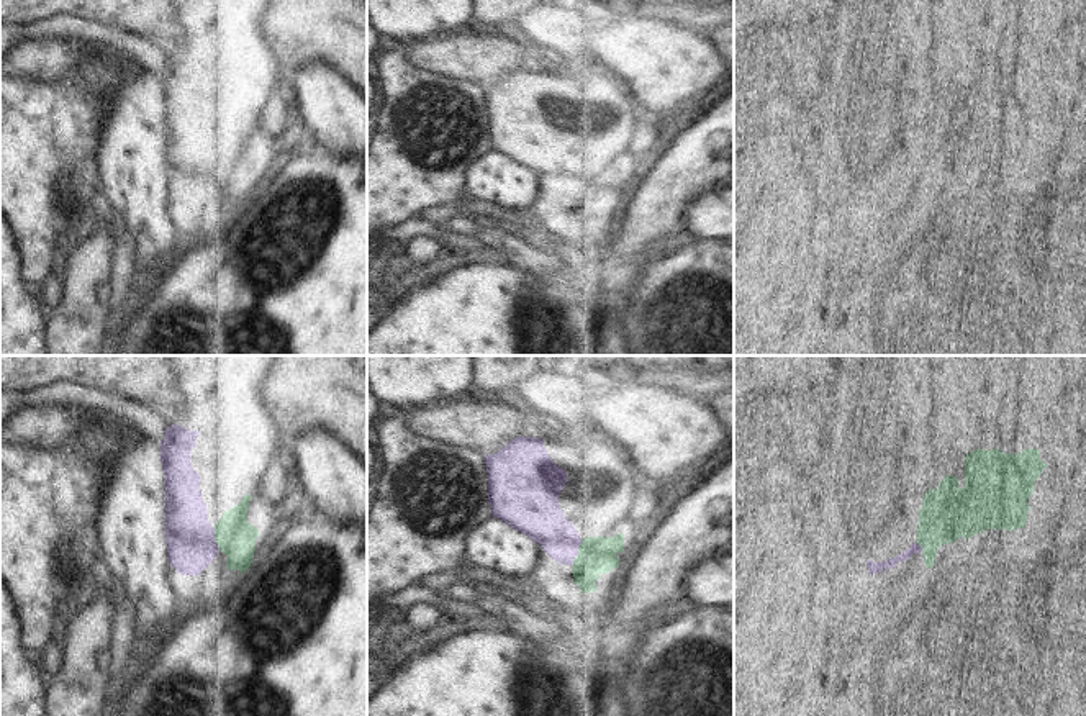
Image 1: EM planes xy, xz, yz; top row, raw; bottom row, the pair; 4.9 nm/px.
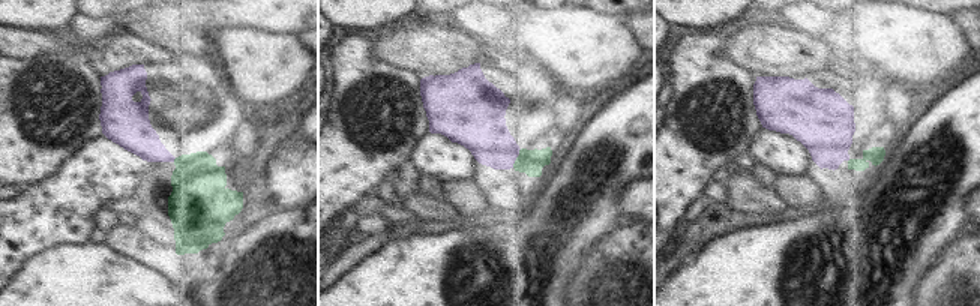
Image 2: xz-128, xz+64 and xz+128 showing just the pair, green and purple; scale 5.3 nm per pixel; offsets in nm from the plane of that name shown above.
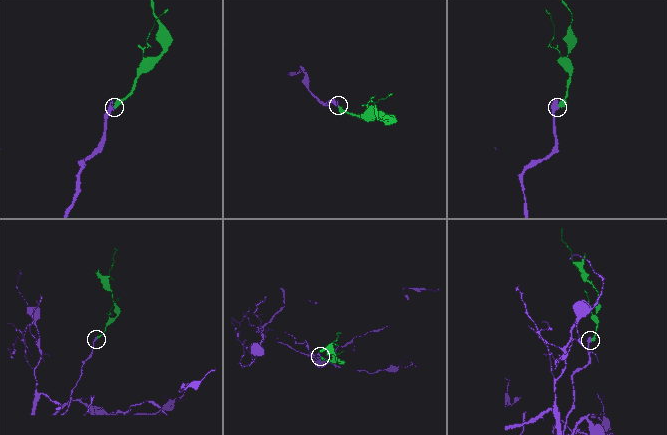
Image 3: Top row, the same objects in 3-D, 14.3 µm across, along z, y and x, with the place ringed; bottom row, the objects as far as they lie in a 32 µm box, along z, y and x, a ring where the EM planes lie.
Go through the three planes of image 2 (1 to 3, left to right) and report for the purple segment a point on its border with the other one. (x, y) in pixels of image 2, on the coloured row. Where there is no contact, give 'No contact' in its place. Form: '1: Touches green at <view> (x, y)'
1: Touches green at xz-128 (174, 159)
2: Touches green at xz+64 (515, 162)
3: No contact

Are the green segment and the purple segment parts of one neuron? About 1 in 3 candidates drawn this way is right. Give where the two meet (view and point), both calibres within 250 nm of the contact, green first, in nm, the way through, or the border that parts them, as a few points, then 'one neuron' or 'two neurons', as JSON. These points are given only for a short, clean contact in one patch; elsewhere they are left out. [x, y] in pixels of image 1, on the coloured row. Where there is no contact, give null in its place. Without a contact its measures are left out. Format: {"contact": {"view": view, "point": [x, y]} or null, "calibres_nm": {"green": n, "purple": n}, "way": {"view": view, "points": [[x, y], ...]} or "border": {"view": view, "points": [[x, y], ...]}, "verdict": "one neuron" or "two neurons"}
{"contact": {"view": "xz", "point": [579, 552]}, "calibres_nm": {"green": 180, "purple": 220}, "border": {"view": "xz", "points": [[582, 539], [577, 556], [570, 564]]}, "verdict": "two neurons"}

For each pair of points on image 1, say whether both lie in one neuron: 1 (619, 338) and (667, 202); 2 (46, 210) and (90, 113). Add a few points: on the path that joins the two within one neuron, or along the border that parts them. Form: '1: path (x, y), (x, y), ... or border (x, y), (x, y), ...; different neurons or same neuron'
1: path (615, 303), (615, 269), (633, 236); same neuron
2: path (46, 185), (46, 158), (66, 138); same neuron

